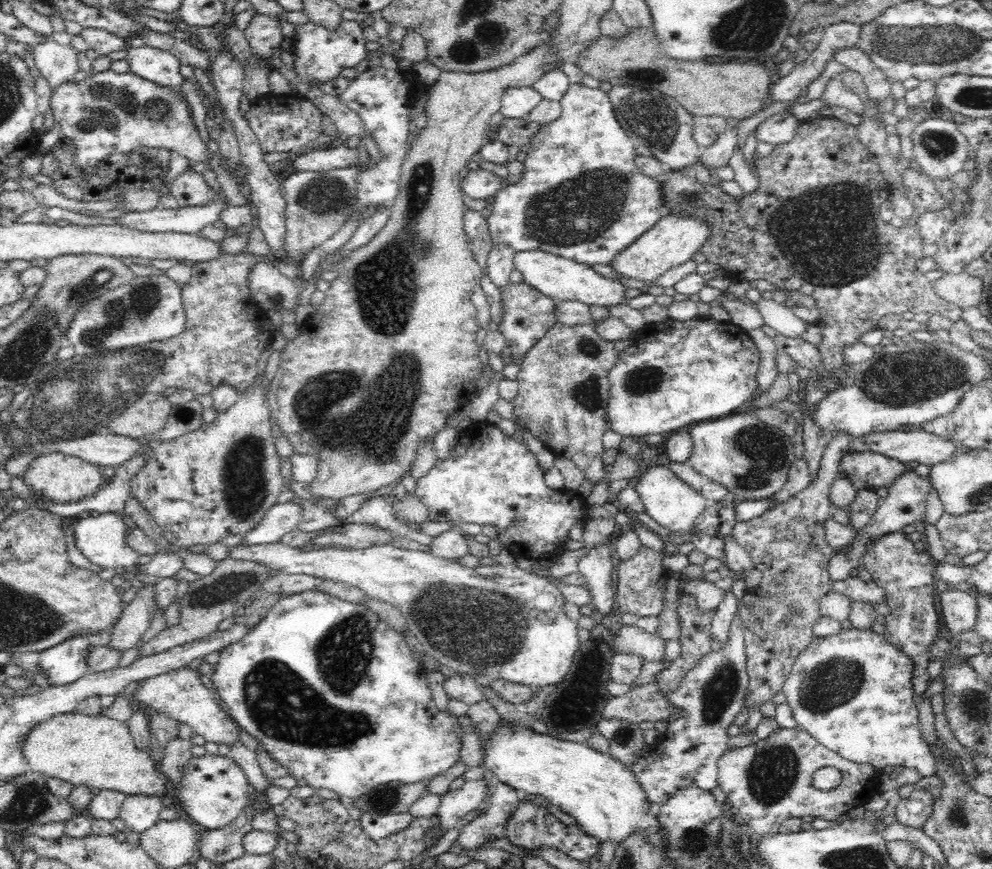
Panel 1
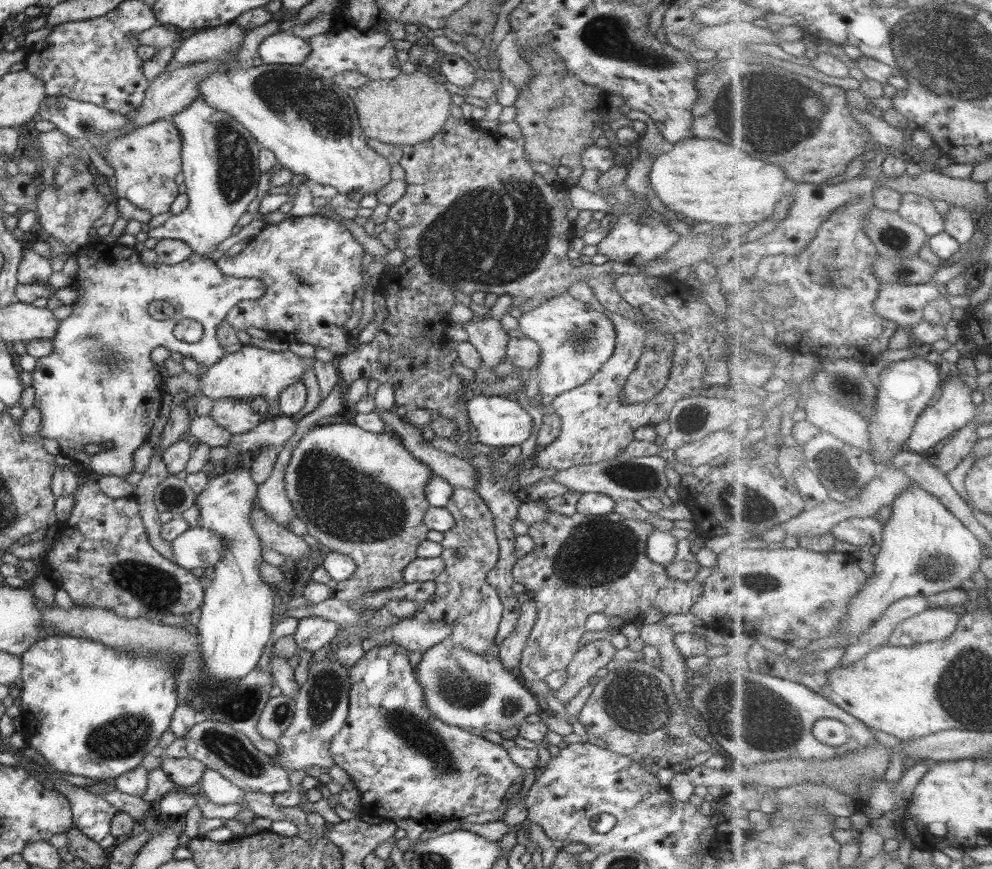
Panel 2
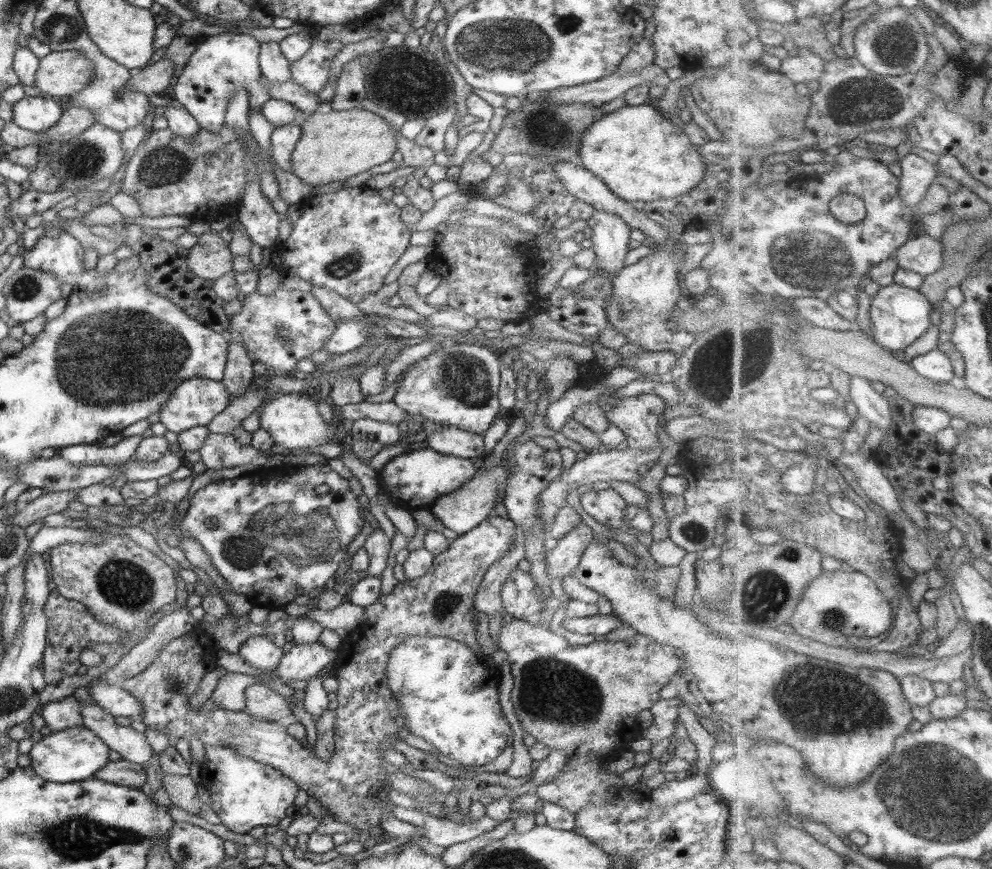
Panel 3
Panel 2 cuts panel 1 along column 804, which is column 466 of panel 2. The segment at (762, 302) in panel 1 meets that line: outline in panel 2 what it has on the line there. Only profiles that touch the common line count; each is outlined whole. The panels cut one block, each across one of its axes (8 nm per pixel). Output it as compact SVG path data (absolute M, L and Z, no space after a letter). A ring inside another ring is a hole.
M490 317L489 319L469 320L460 324L466 329L468 341L477 349L484 366L493 369L505 361L509 336L502 329L500 320Z

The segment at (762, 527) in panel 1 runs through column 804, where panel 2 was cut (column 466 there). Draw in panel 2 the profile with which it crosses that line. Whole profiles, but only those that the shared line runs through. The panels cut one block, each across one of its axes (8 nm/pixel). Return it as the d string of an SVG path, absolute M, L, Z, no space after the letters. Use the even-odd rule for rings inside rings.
M456 487L453 490L450 502L445 508L452 514L455 521L454 528L444 533L444 539L440 543L443 546L440 557L443 558L445 570L434 580L437 586L434 597L428 599L421 610L430 619L442 619L451 626L451 636L446 641L450 648L462 648L462 650L470 650L470 652L480 655L488 654L490 647L495 644L495 636L503 613L501 598L498 596L497 590L487 581L488 573L496 566L499 559L499 544L495 533L494 516L475 490L464 487Z

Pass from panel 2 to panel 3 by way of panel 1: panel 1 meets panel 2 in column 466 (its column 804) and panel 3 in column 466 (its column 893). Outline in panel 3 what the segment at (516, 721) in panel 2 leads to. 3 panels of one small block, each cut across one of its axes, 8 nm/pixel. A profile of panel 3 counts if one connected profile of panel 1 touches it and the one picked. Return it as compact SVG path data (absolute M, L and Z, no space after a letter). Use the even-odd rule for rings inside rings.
M410 636L392 648L386 663L386 686L400 702L402 718L408 731L426 740L438 750L464 766L482 766L492 762L512 742L512 728L498 701L500 671L488 667L466 644L446 636Z

